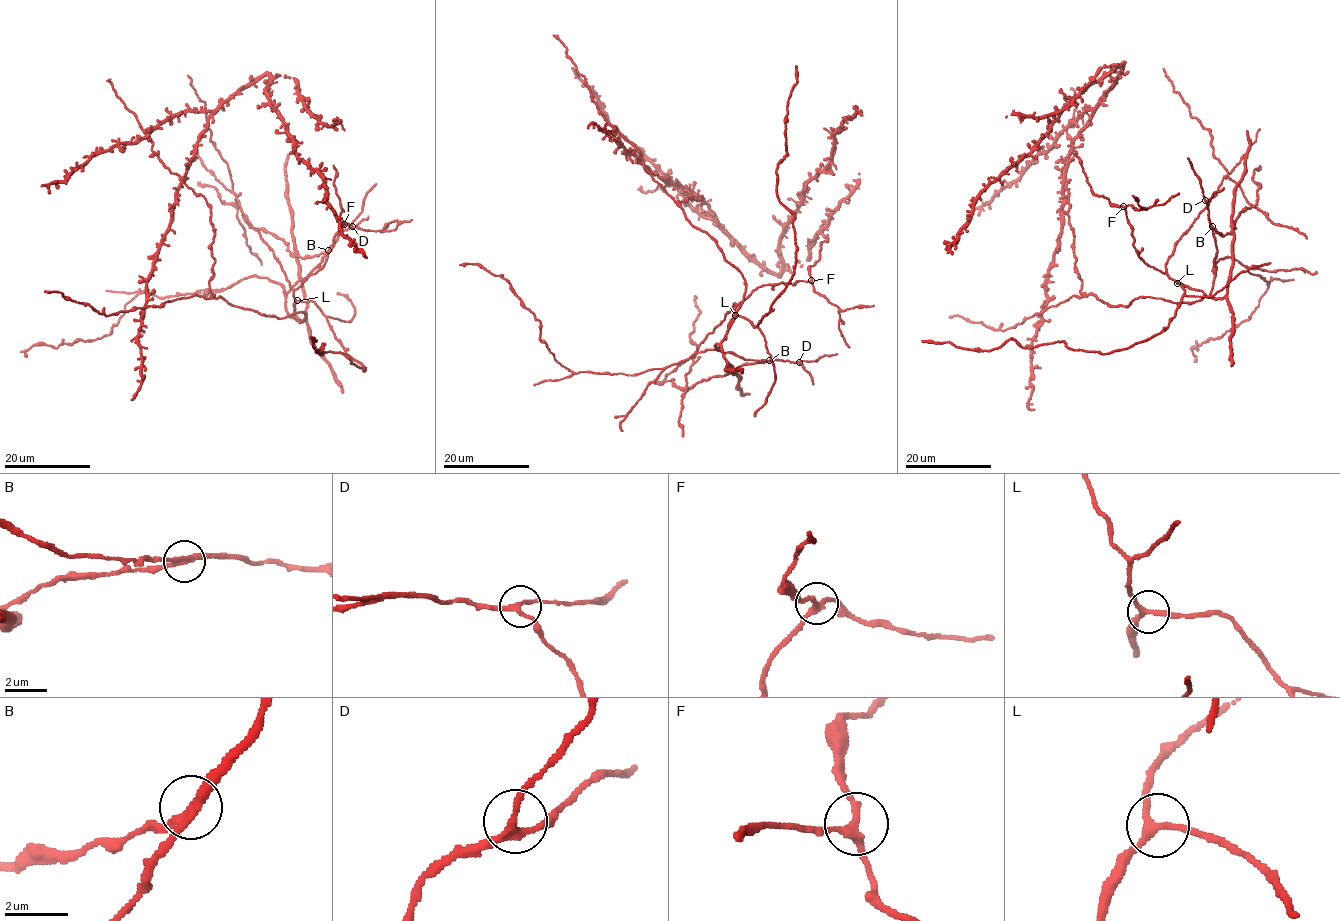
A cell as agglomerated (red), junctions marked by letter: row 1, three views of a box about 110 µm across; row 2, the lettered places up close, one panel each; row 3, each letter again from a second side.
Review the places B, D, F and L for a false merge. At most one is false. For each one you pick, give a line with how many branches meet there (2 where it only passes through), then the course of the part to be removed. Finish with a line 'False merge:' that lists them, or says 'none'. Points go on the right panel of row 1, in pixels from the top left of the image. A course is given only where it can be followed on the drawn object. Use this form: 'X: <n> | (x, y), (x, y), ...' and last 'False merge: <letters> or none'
B: 3 | (1212, 226), (1219, 233), (1229, 233), (1240, 212), (1256, 204), (1259, 188), (1253, 175), (1260, 166)
False merge: B

